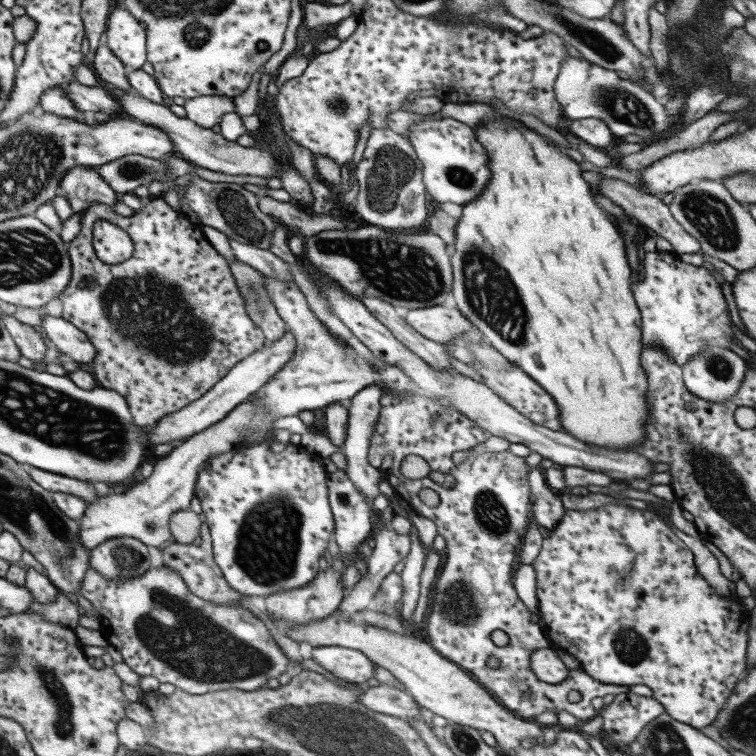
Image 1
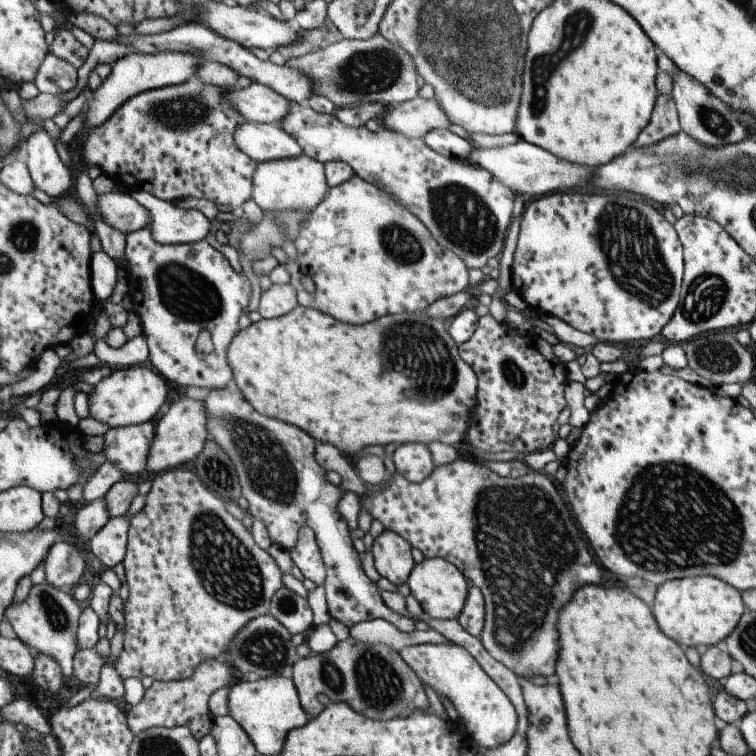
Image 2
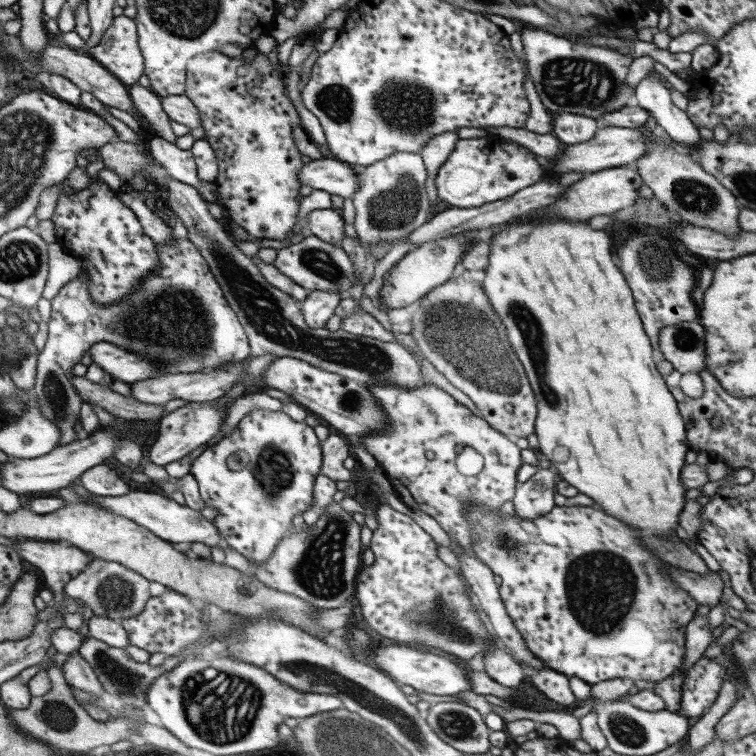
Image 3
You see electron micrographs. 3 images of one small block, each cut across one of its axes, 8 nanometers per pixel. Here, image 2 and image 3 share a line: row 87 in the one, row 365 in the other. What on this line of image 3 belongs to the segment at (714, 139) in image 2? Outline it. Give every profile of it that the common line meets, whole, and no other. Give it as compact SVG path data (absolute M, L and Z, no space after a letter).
M696 321L677 322L659 329L659 350L679 374L699 373L705 368L704 330Z

